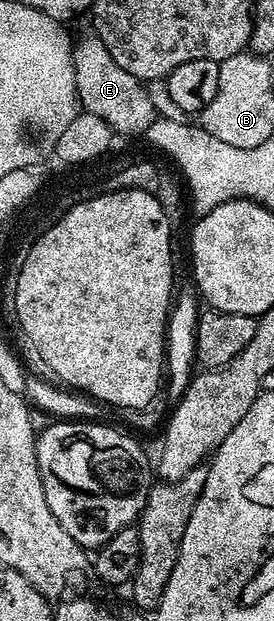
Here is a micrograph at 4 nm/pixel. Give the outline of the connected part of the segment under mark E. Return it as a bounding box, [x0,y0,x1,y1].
[72,33,157,136]

